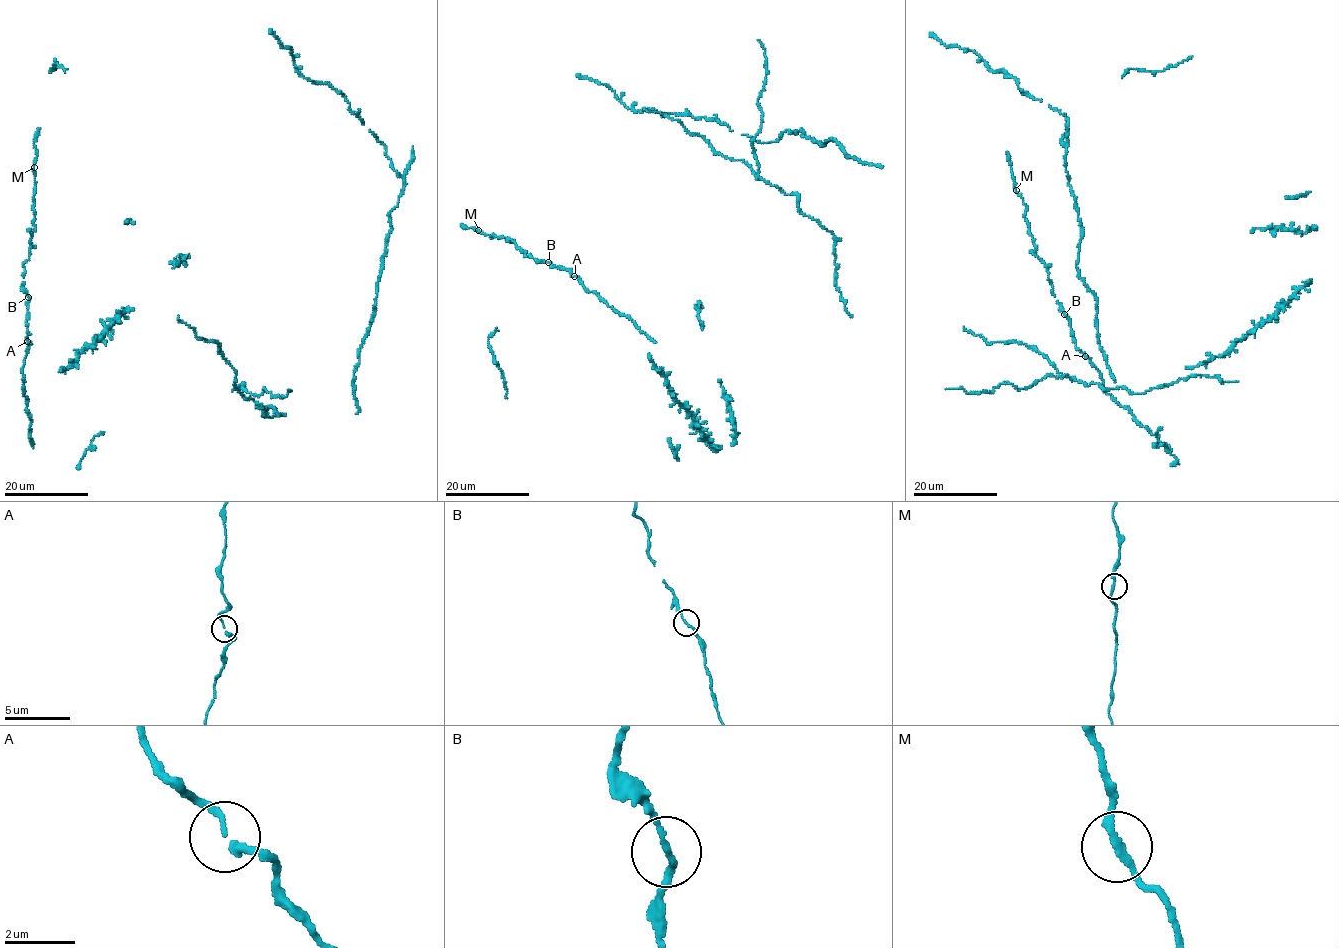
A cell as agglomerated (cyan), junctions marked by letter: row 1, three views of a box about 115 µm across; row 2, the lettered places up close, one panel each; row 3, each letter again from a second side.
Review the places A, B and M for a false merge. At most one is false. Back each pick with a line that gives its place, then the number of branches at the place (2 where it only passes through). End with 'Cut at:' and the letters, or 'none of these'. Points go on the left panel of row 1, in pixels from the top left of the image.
Cut at: none of these

